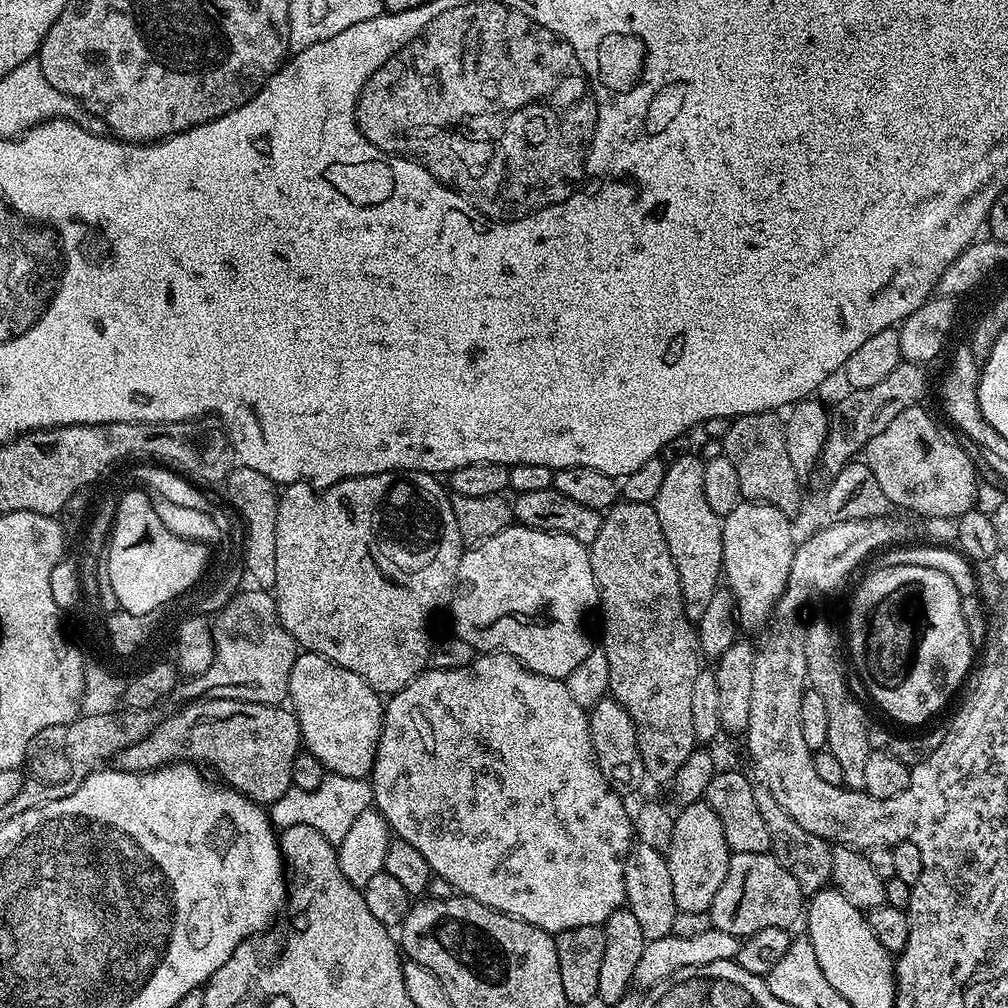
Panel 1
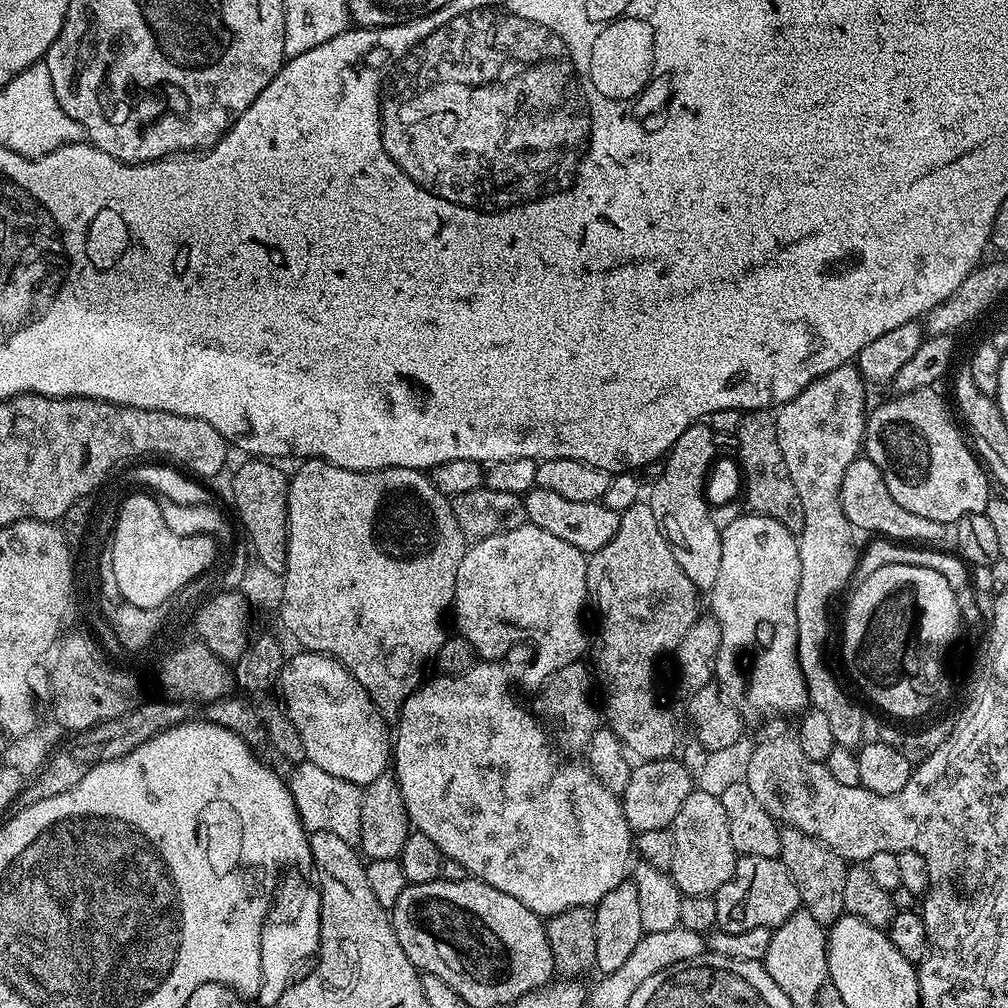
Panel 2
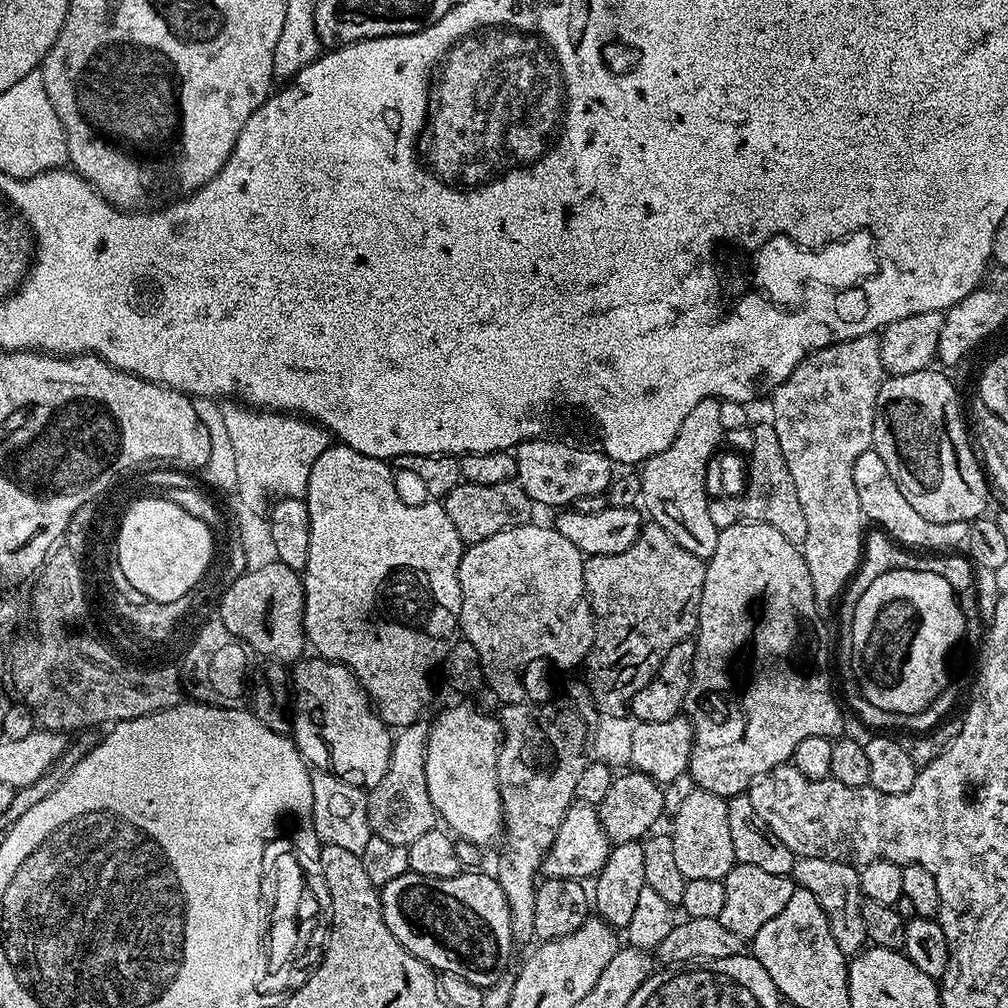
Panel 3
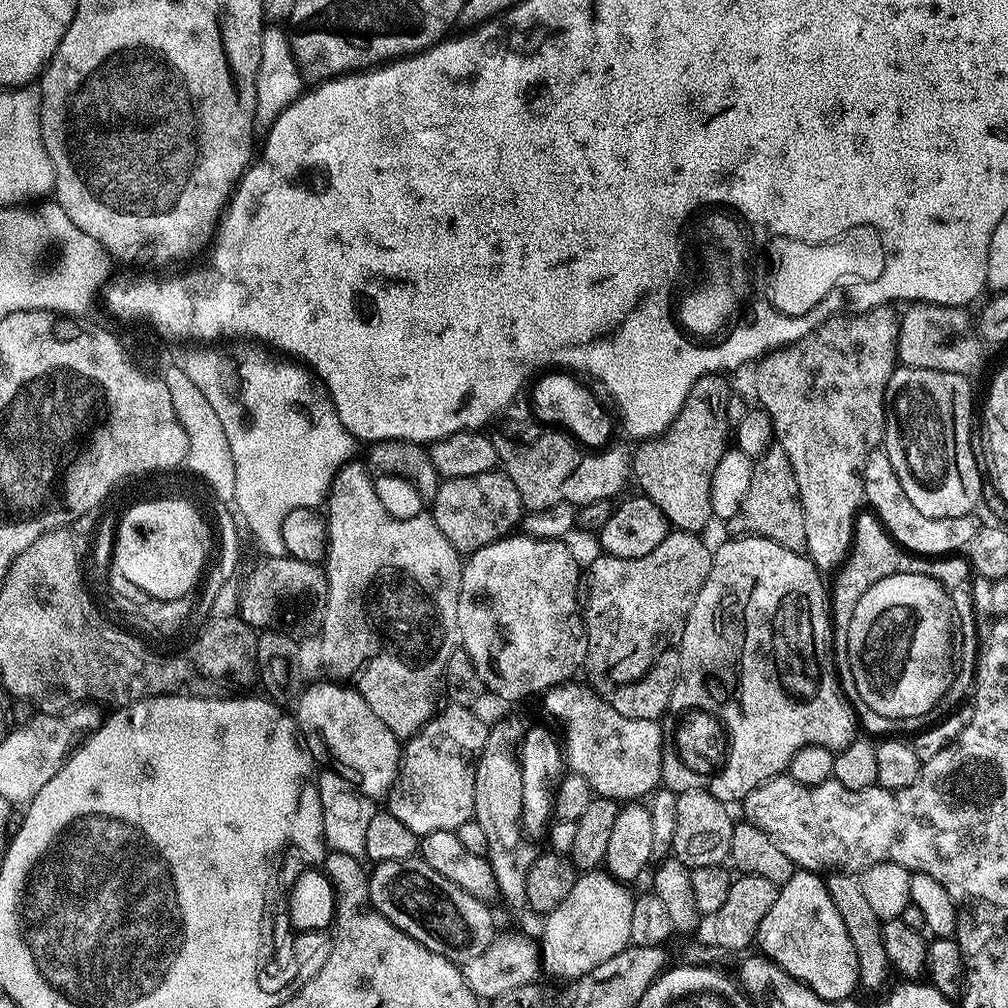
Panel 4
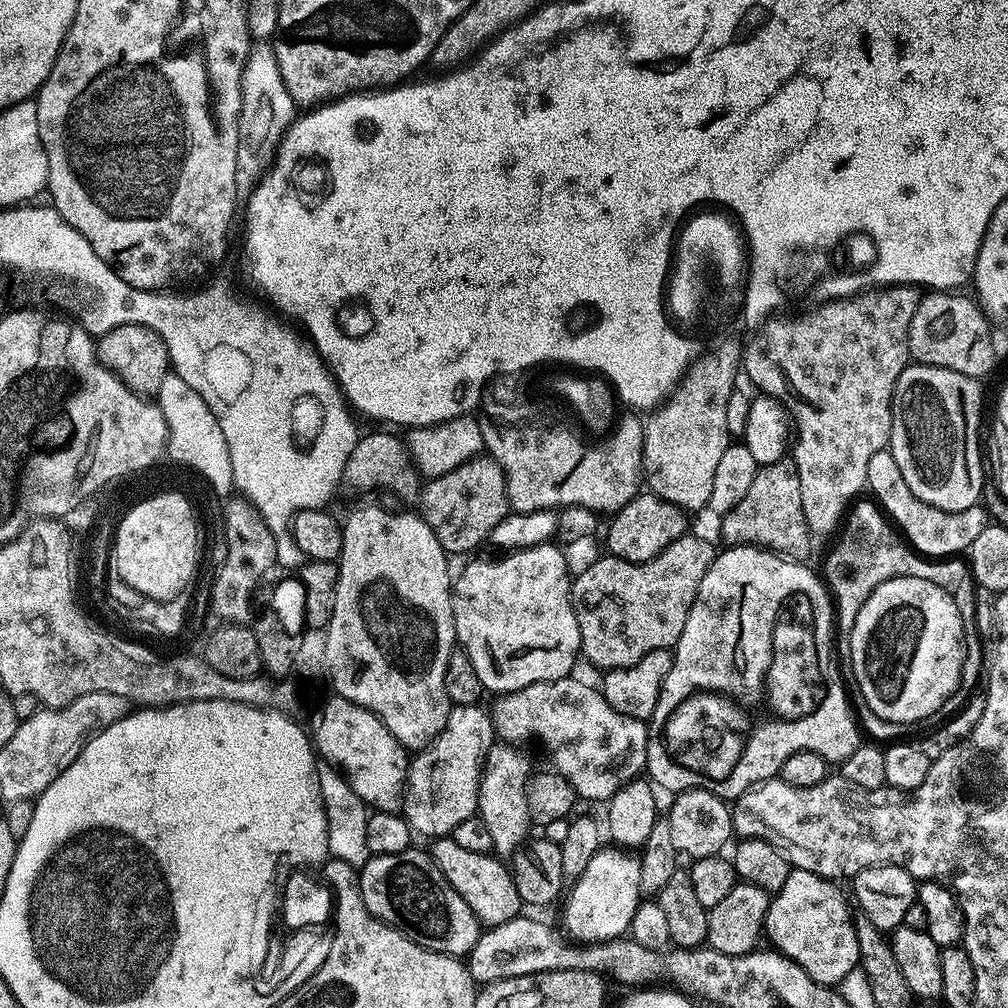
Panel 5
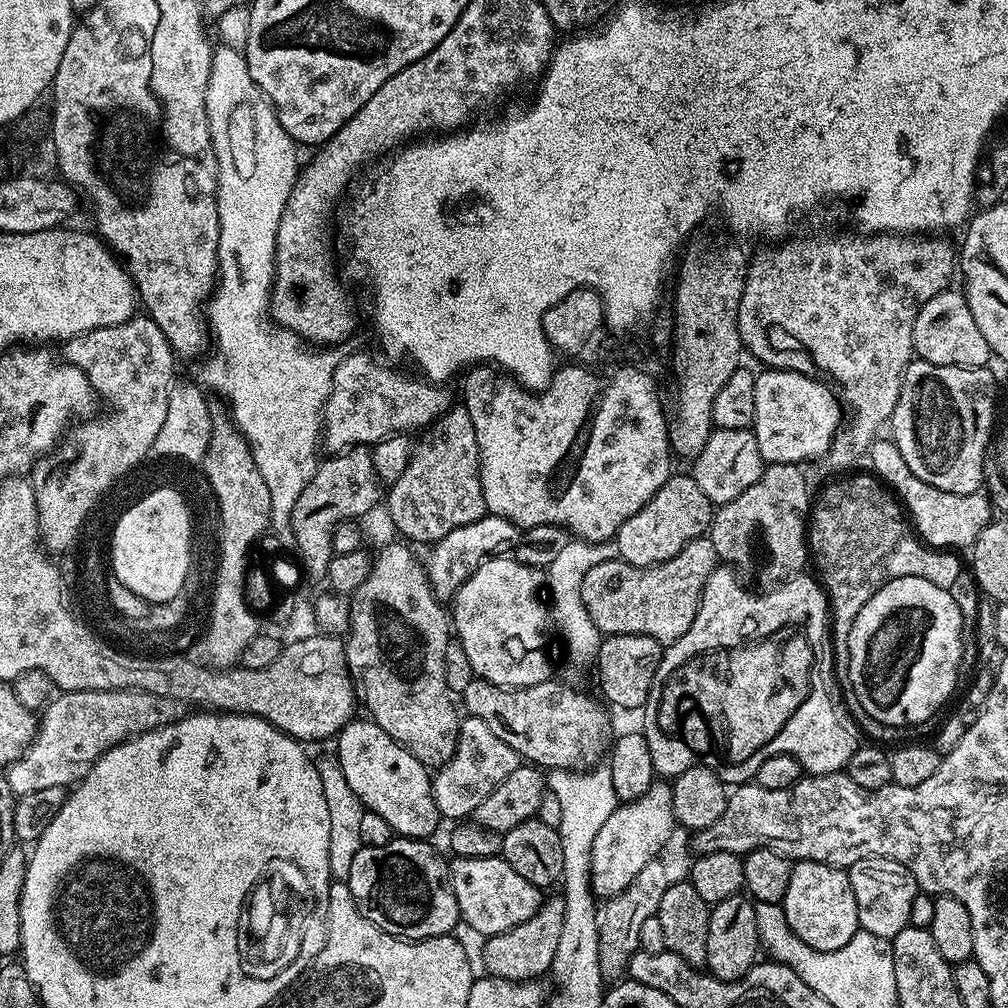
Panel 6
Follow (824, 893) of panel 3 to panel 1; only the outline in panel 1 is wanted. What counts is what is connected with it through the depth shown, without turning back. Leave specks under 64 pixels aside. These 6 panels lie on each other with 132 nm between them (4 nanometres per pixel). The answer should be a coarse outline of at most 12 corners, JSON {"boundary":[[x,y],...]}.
{"boundary":[[763,783],[772,855],[811,898],[832,883],[829,841],[802,830]]}

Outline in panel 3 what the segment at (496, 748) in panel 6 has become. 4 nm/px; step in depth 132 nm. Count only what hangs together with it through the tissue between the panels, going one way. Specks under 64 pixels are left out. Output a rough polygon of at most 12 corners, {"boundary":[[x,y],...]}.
{"boundary":[[430,724],[395,733],[367,793],[373,836],[412,844],[437,827],[426,786]]}

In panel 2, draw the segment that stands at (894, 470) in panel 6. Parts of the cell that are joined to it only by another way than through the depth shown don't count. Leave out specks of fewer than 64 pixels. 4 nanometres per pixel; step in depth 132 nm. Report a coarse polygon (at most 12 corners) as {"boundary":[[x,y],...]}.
{"boundary":[[864,454],[842,477],[853,529],[897,542],[940,542],[945,525],[894,502]]}

